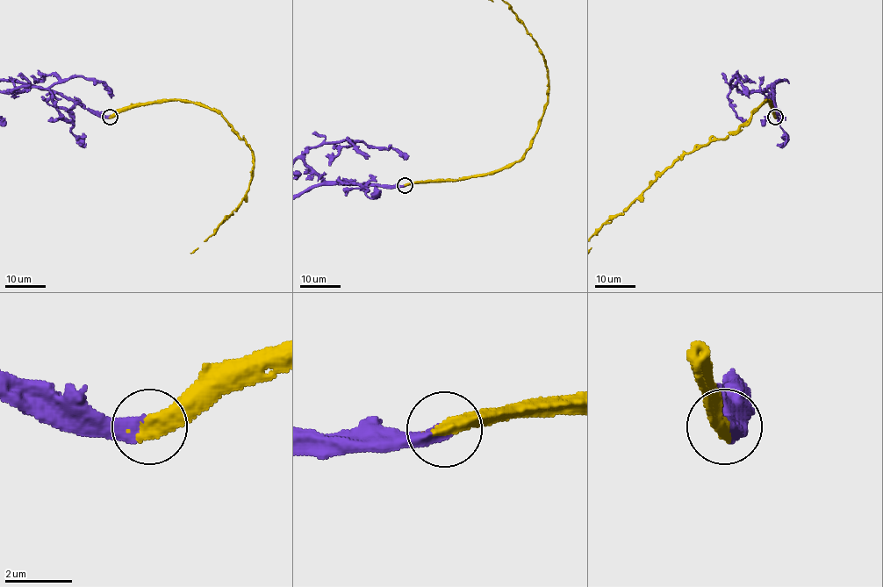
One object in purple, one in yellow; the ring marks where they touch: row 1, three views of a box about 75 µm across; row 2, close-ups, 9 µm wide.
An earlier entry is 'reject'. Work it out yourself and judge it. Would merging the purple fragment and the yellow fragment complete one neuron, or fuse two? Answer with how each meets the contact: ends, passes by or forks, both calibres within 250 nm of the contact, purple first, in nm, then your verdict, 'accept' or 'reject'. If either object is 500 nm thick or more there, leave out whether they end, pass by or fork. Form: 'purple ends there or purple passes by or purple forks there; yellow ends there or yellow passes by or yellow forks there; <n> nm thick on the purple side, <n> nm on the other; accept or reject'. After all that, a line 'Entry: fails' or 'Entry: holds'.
420 nm thick on the purple side, 500 nm on the other; accept
Entry: fails

